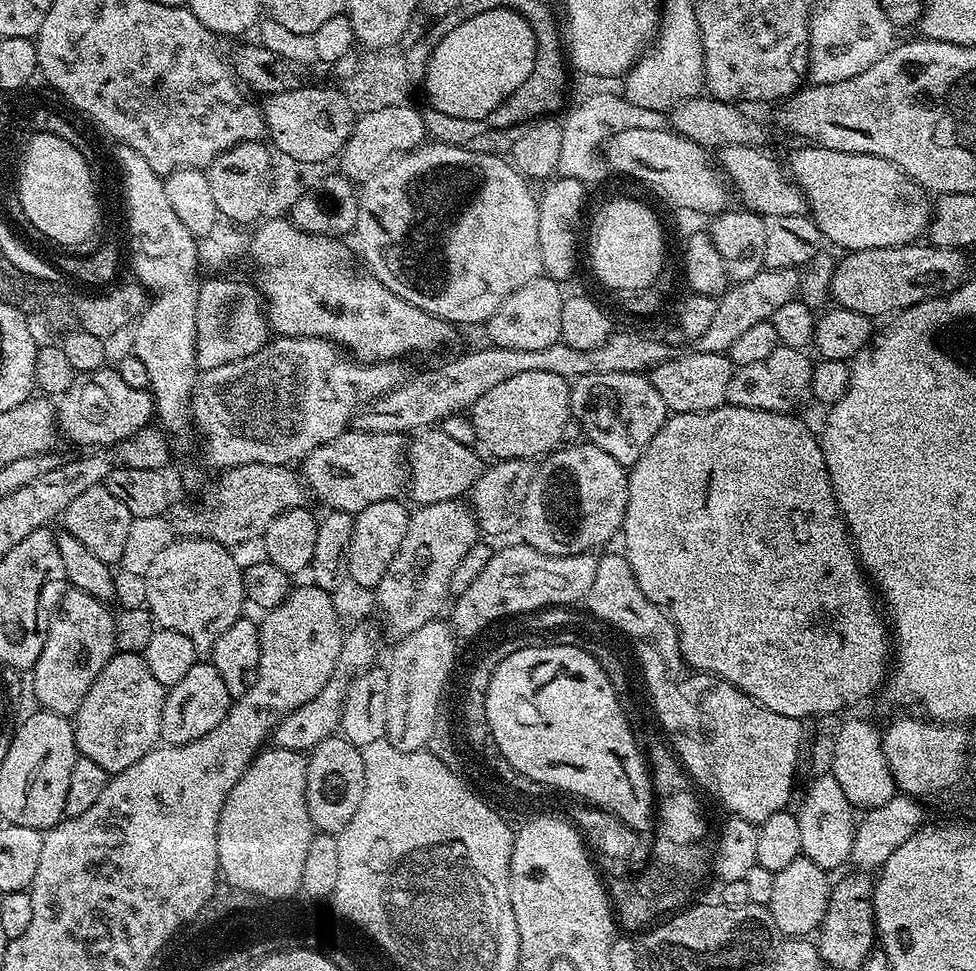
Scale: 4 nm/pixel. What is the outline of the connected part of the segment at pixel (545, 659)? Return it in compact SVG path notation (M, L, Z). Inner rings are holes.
M540 644L537 648L525 646L522 650L510 654L510 658L502 658L502 662L498 662L498 670L494 670L494 674L490 678L490 686L486 690L486 718L488 719L487 731L492 732L491 743L493 745L496 743L497 750L504 755L504 764L507 767L520 772L537 785L538 783L549 784L552 788L561 788L562 791L569 792L572 796L581 796L584 799L581 801L587 802L589 805L612 812L624 824L631 827L636 834L641 834L647 828L648 832L653 827L654 793L645 753L642 751L641 745L640 748L636 745L638 736L632 732L631 722L620 705L606 670L599 665L587 647L575 648L572 644Z

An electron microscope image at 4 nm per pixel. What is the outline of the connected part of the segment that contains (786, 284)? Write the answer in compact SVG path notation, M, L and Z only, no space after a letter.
M765 268L753 280L741 280L733 283L728 291L717 299L714 319L710 322L710 327L695 340L695 351L727 354L733 342L749 326L754 326L763 320L771 320L774 310L778 310L778 306L797 299L800 279L801 269L799 268L783 268L782 270Z

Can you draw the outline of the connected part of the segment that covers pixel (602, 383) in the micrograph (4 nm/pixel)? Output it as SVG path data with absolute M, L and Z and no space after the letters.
M638 372L614 374L586 374L579 376L571 385L572 416L580 423L587 439L594 446L606 450L614 462L631 466L646 454L646 446L654 442L654 434L662 430L669 418L662 394L654 390L651 379Z

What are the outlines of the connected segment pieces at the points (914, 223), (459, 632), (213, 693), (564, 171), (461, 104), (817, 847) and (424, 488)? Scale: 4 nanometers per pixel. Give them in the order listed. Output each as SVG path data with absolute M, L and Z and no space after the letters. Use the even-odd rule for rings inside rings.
M804 146L786 160L793 182L804 192L808 212L830 245L837 244L845 253L875 248L893 248L919 241L928 231L930 196L916 181L886 158L870 154L830 150L819 146Z
M523 542L509 548L493 551L486 570L474 578L466 594L455 597L450 627L457 637L476 636L491 620L503 616L516 616L519 612L535 613L549 606L572 606L575 600L583 601L590 586L594 586L597 557L551 556L534 550ZM456 603L456 605L454 605Z
M198 662L190 666L186 678L178 682L178 686L167 689L162 706L162 726L160 738L165 745L189 744L214 730L226 718L228 708L234 697L226 690L226 682L222 682L222 674L210 662Z
M602 92L580 103L563 119L561 156L556 173L559 177L576 178L585 184L600 181L608 174L599 150L614 134L626 129L658 129L662 126L661 113L642 108L629 102L622 94Z
M499 8L474 14L434 46L422 77L427 103L451 118L483 121L514 90L524 87L536 54L534 30L518 10Z
M830 774L817 776L811 782L813 784L809 786L808 793L796 812L798 830L802 837L803 859L814 862L814 866L825 870L840 868L852 859L857 813L846 794L842 794L842 786L838 786L838 782Z
M442 430L421 431L411 437L406 448L407 491L412 491L413 498L417 500L415 503L420 506L467 497L486 467L485 461L480 461L479 455L481 453L475 447L454 442L454 438L450 438L450 434Z

